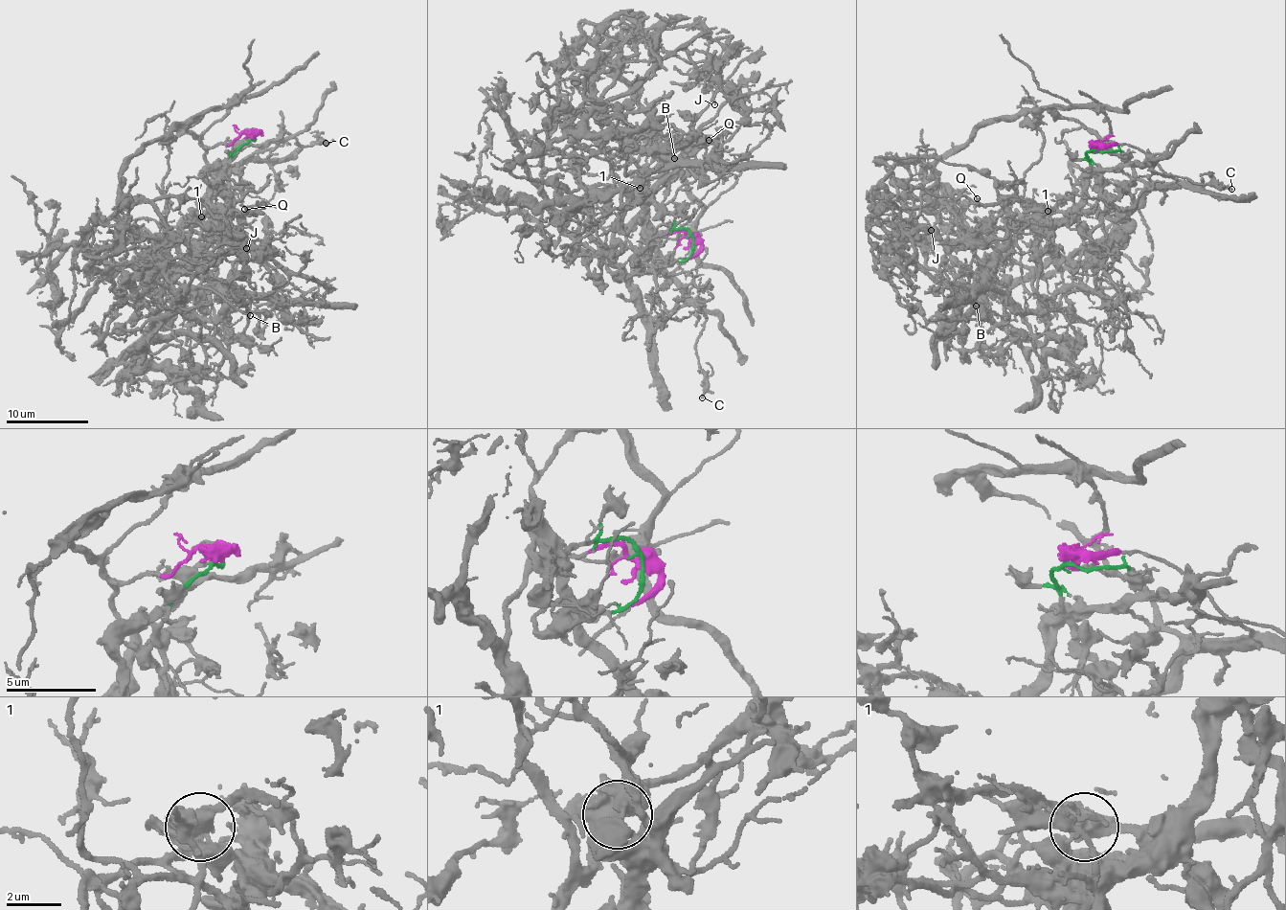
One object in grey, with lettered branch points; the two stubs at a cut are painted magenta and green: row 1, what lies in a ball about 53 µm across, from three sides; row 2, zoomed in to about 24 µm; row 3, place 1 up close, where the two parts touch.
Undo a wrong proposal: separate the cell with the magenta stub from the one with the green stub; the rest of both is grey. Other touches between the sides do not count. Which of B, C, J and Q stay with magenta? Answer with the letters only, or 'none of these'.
C, Q

